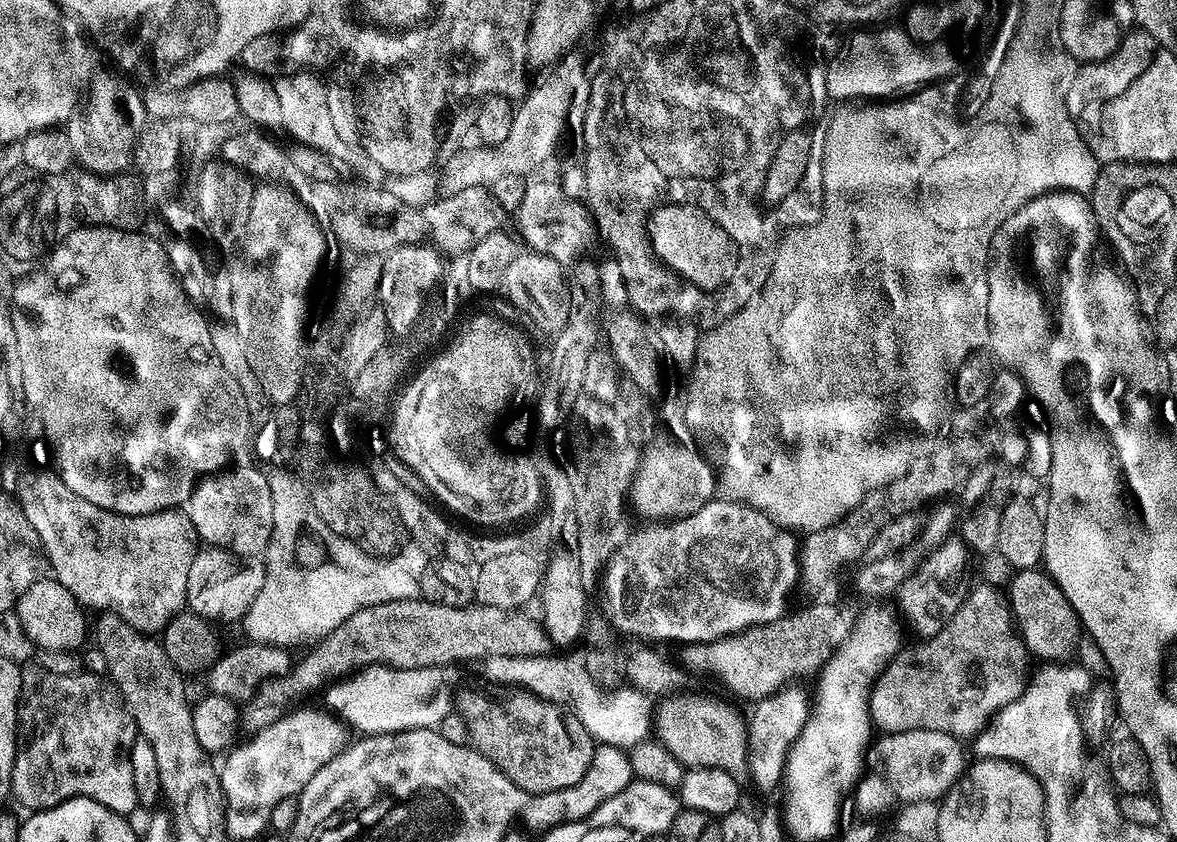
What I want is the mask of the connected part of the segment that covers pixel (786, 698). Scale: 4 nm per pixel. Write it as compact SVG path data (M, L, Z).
M792 682L776 692L755 701L752 717L747 717L748 729L747 748L750 755L747 757L751 768L751 783L768 792L772 787L781 783L788 752L792 743L802 734L808 721L810 711L810 696L799 688L799 683Z

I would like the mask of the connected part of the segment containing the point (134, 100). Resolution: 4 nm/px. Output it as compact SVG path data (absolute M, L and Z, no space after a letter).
M113 74L113 76L97 75L90 85L92 101L89 102L88 109L86 109L86 104L83 111L67 121L66 131L70 138L70 146L74 146L75 163L83 171L91 172L100 178L112 178L117 174L127 173L124 171L131 164L133 167L134 157L138 152L138 145L146 131L146 125L149 123L150 117L144 105L143 95L139 91L135 92L131 86L133 87L127 79L121 78L116 74Z

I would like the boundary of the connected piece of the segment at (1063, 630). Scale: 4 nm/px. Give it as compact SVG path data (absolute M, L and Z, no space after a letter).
M1025 568L1013 576L1016 577L1008 584L1006 600L1025 649L1031 655L1033 652L1034 655L1041 656L1041 661L1044 662L1056 662L1067 657L1064 655L1077 647L1078 621L1066 598L1051 579L1036 568Z

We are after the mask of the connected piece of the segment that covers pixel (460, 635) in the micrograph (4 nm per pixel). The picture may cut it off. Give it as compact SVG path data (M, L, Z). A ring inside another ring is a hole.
M417 598L415 600L395 600L394 602L386 602L385 604L379 604L378 606L366 606L362 610L358 610L354 614L350 614L350 618L346 618L346 622L342 622L342 626L338 626L329 636L323 637L302 660L297 659L294 667L289 671L287 676L278 676L275 680L268 680L267 683L260 687L259 692L247 701L246 708L248 708L248 716L246 712L246 720L250 723L256 724L255 726L263 726L265 724L273 724L275 720L278 720L285 711L284 706L291 700L292 696L296 696L299 692L310 692L314 688L318 687L323 682L324 678L328 675L334 678L341 674L351 673L353 670L359 670L365 665L380 664L388 665L392 668L418 668L418 667L440 667L456 666L459 660L479 660L483 661L485 658L498 655L498 656L541 656L545 655L550 648L550 641L548 636L544 632L544 627L541 623L531 620L530 617L524 616L525 613L512 609L510 611L498 610L496 606L482 606L478 603L473 603L466 608L455 608L454 606L438 606L437 604L431 604L426 599Z

